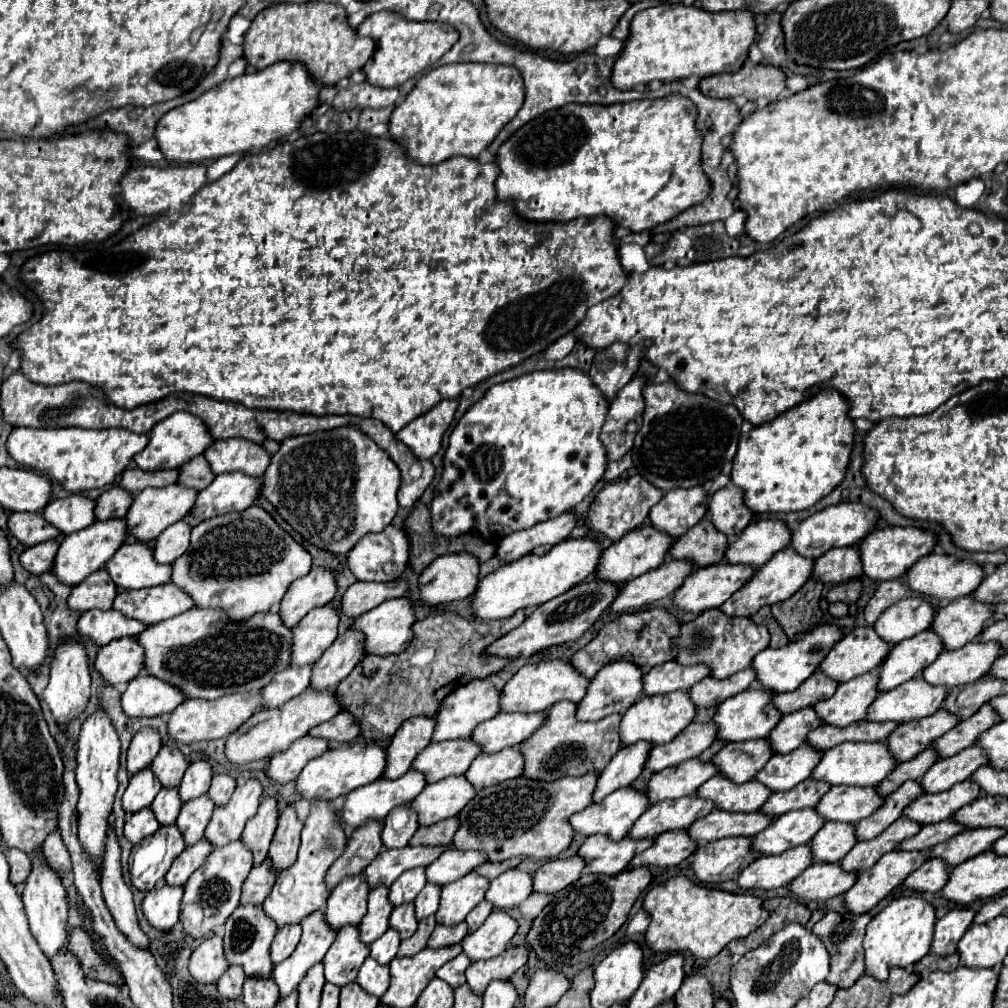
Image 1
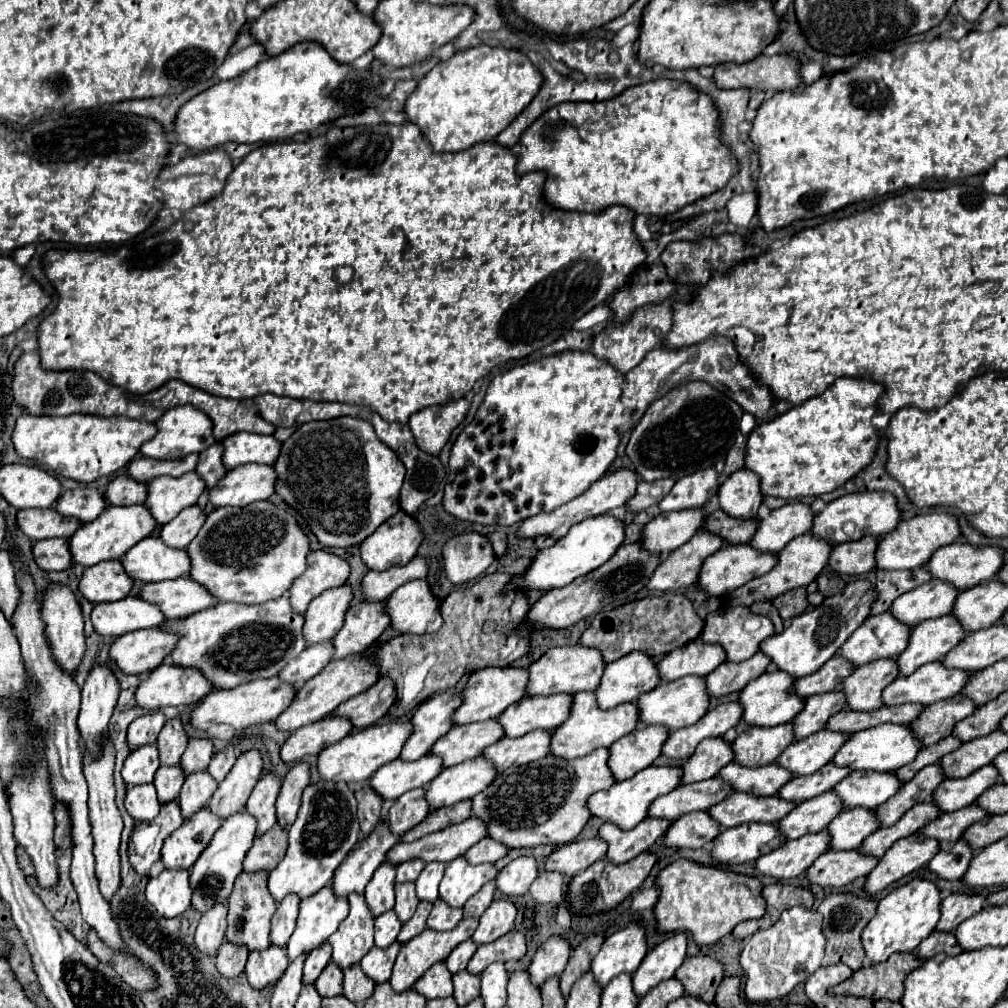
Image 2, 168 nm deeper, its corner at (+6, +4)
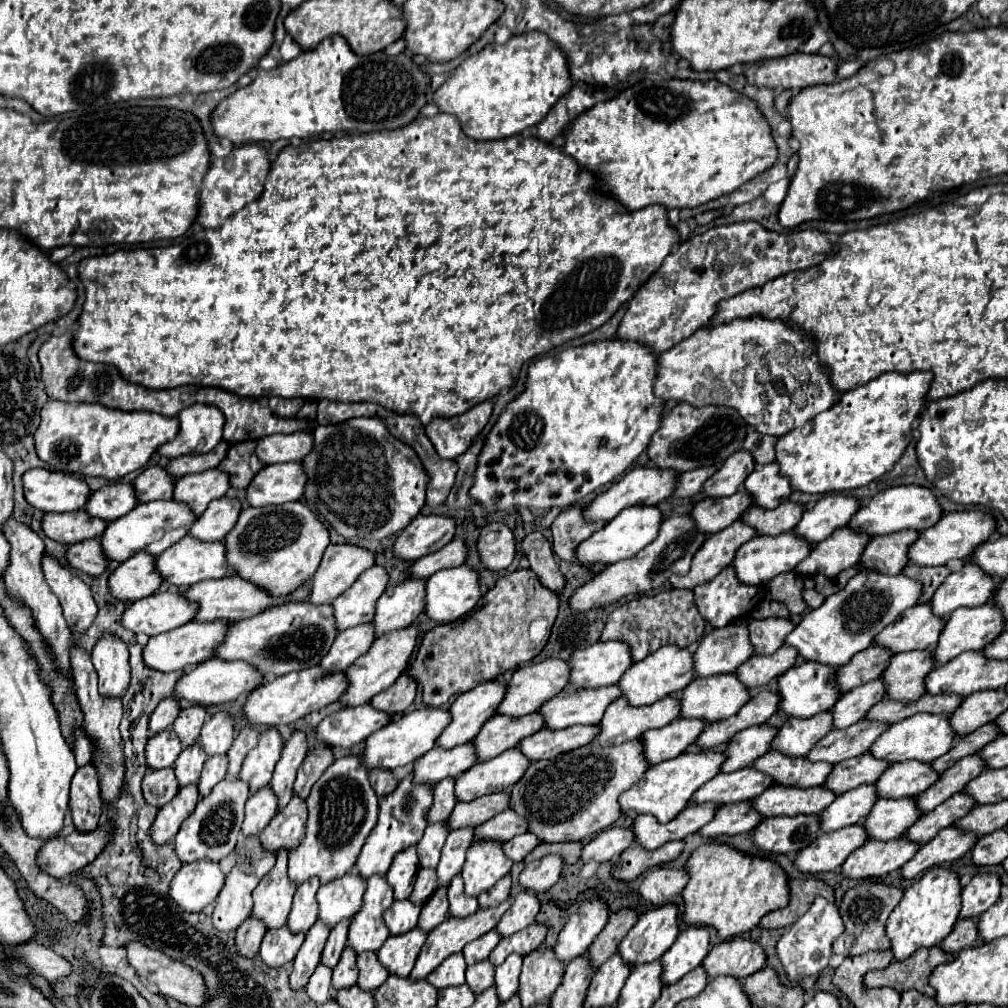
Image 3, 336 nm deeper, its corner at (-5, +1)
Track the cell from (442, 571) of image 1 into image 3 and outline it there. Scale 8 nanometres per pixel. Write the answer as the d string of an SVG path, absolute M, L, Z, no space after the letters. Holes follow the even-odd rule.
M489 523L481 529L477 549L481 553L481 561L491 571L507 569L515 557L513 531L503 523Z

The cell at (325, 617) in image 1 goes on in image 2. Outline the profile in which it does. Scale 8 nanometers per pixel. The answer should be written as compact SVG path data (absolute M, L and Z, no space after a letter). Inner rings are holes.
M348 584L340 588L328 588L316 596L304 614L304 640L306 646L328 642L342 628L342 620L352 600L352 590Z

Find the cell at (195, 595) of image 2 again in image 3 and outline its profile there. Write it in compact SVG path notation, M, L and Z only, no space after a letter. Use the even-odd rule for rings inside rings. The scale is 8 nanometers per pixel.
M229 575L225 579L207 579L201 581L197 585L191 585L187 591L187 599L199 603L199 613L195 619L227 619L229 623L235 623L237 619L249 619L253 615L259 615L261 611L273 607L273 605L281 605L281 603L289 603L289 601L307 601L309 599L309 583L303 583L301 587L297 587L297 591L291 591L285 597L273 597L269 595L263 587L239 577L239 575Z

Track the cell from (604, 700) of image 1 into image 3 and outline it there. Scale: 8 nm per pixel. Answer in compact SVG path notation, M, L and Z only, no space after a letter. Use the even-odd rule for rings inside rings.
M665 645L657 649L653 655L645 657L643 661L637 661L619 681L619 687L623 689L623 695L631 705L653 705L655 701L673 695L677 691L683 691L691 681L693 675L693 653L689 649L681 649L677 645Z

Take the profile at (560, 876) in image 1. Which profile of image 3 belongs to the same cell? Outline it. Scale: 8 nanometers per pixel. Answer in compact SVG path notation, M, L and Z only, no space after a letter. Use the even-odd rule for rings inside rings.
M609 827L601 831L597 837L593 837L589 843L585 843L581 861L611 861L617 855L621 855L629 845L633 845L633 831L629 827Z

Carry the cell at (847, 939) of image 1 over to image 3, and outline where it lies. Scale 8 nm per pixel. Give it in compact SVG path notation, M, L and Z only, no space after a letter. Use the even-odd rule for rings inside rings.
M861 881L853 889L849 889L839 905L843 921L845 921L845 933L841 935L841 941L839 939L835 941L833 951L861 955L861 953L871 951L871 949L889 949L889 937L885 935L885 923L887 923L889 913L899 905L901 897L903 897L901 887L893 887L893 885L885 885L885 883L877 883L877 881ZM847 935L855 937L855 943L851 945L851 949L847 949L843 945L843 939Z

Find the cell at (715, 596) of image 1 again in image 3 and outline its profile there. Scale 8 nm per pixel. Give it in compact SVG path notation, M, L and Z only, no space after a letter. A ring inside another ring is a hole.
M787 531L783 535L757 535L751 541L747 541L745 545L739 547L737 557L733 561L733 567L741 579L741 583L747 585L765 585L769 583L773 577L793 571L809 553L811 553L811 543L805 543L805 539L797 539L797 535L793 535L793 531Z

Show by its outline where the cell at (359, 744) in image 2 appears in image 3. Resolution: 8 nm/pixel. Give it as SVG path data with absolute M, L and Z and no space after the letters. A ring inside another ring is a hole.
M421 707L409 715L401 715L401 717L393 719L389 725L385 725L383 729L369 735L367 747L363 751L365 769L373 769L373 767L395 769L395 767L417 761L421 755L425 755L425 751L429 751L435 745L437 737L443 733L443 729L449 723L451 723L451 713L449 713L449 709L441 709L441 707L437 707L437 709Z

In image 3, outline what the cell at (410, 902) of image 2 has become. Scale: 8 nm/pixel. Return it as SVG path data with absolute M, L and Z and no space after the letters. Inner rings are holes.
M419 869L417 879L415 879L415 887L413 887L413 893L409 899L413 903L425 903L437 887L439 887L437 871L435 869Z

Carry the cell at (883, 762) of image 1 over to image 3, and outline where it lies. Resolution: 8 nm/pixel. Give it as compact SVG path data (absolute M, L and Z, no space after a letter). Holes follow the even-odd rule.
M917 713L909 719L903 719L901 723L893 723L889 731L885 731L871 747L871 753L877 759L885 761L907 761L907 759L917 759L931 763L933 759L945 755L955 741L957 733L951 729L949 717L947 715L937 715L937 713Z

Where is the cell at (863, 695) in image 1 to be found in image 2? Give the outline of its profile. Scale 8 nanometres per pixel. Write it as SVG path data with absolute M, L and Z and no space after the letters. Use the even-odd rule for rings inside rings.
M892 658L876 660L856 668L842 680L840 692L846 696L846 708L856 712L870 712L882 706L882 690L898 676Z

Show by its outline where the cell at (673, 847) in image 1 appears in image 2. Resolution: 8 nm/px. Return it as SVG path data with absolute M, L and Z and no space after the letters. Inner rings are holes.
M690 812L674 820L664 834L666 848L704 848L720 834L720 826L706 812Z

